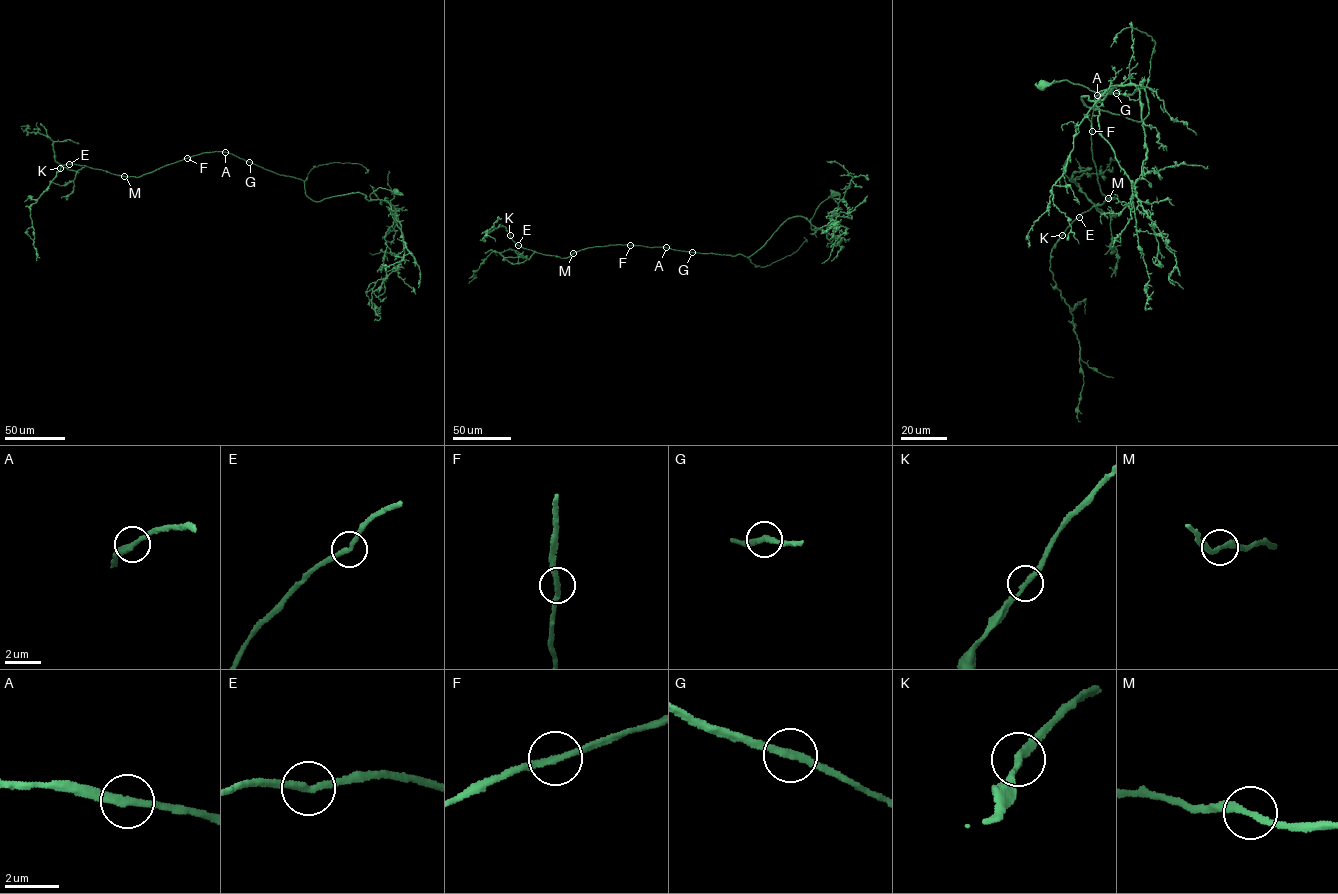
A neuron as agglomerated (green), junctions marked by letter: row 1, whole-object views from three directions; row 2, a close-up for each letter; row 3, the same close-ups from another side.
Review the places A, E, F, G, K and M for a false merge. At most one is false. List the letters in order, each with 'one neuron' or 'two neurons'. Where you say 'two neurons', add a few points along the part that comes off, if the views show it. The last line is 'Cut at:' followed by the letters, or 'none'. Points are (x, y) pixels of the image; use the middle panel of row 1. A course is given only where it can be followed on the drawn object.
A: one neuron
E: one neuron
F: one neuron
G: one neuron
K: one neuron
M: one neuron
Cut at: none

